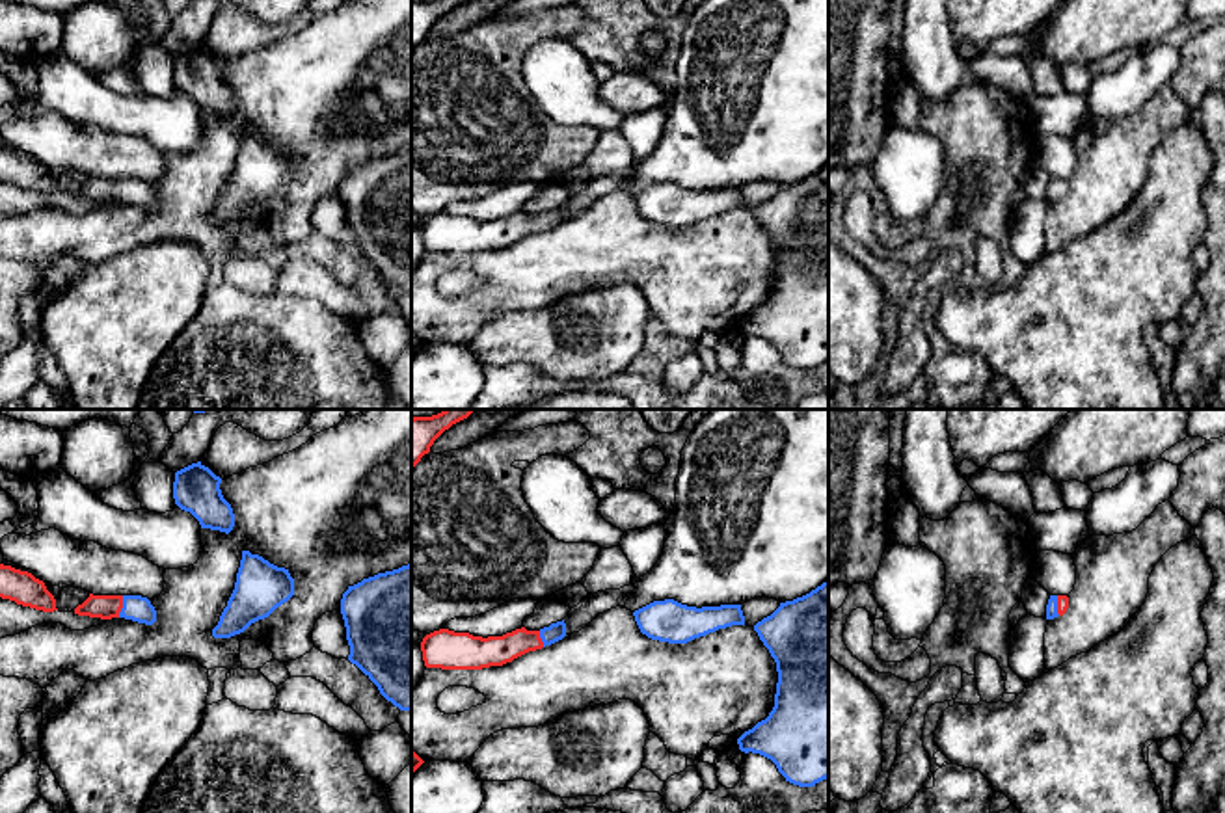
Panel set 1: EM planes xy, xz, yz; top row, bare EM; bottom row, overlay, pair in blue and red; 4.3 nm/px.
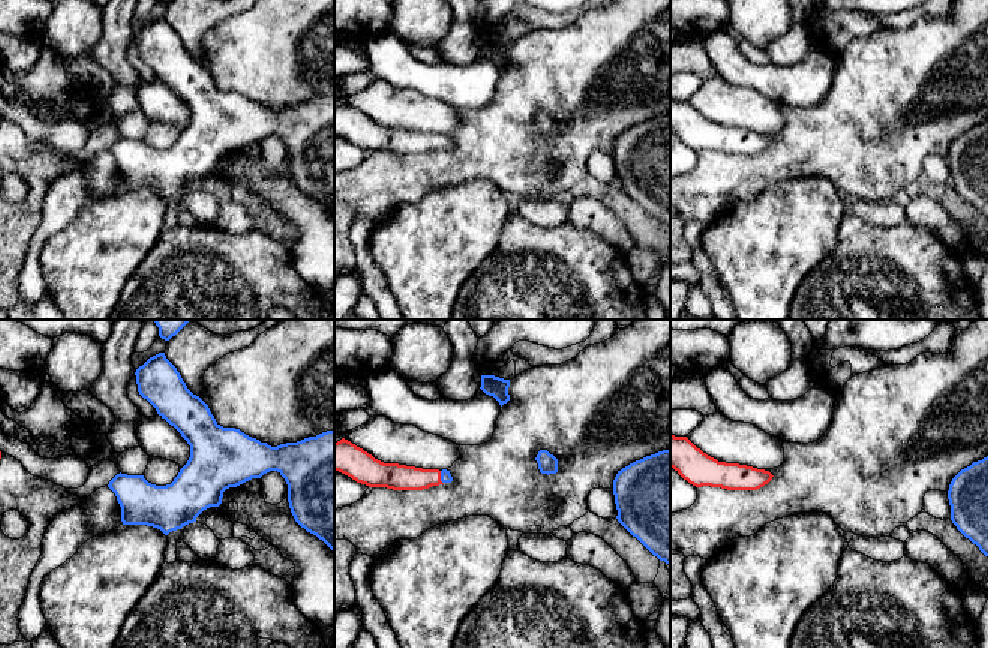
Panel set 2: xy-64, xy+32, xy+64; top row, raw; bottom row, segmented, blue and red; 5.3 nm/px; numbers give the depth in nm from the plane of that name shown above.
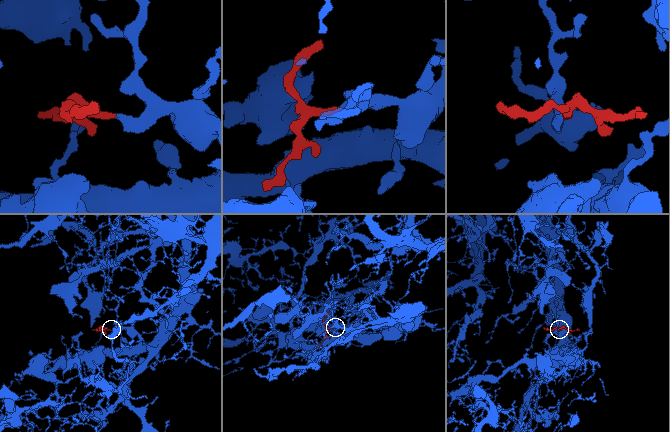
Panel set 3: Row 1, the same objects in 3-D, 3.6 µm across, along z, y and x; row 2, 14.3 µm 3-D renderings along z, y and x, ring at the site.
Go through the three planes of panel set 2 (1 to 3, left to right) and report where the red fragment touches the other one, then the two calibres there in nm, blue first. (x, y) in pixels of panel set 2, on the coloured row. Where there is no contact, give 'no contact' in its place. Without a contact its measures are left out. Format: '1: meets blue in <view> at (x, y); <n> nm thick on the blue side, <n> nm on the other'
1: no contact
2: meets blue in xy+32 at (441, 477); 60 nm thick on the blue side, 140 nm on the other
3: no contact

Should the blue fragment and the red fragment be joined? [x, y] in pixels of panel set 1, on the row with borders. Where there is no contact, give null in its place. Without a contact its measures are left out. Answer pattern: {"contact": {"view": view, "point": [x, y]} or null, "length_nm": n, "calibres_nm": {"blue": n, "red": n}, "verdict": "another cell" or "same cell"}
{"contact": {"view": "xy", "point": [123, 607]}, "length_nm": 100, "calibres_nm": {"blue": 110, "red": 110}, "verdict": "same cell"}

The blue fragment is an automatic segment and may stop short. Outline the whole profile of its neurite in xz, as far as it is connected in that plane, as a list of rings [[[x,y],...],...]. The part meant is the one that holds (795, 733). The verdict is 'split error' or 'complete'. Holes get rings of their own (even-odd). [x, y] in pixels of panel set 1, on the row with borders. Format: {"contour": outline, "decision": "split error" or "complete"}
{"contour": [[[828,580],[754,625],[776,662],[778,683],[769,716],[745,731],[739,750],[771,759],[786,781],[814,787],[828,778]]], "decision": "complete"}

